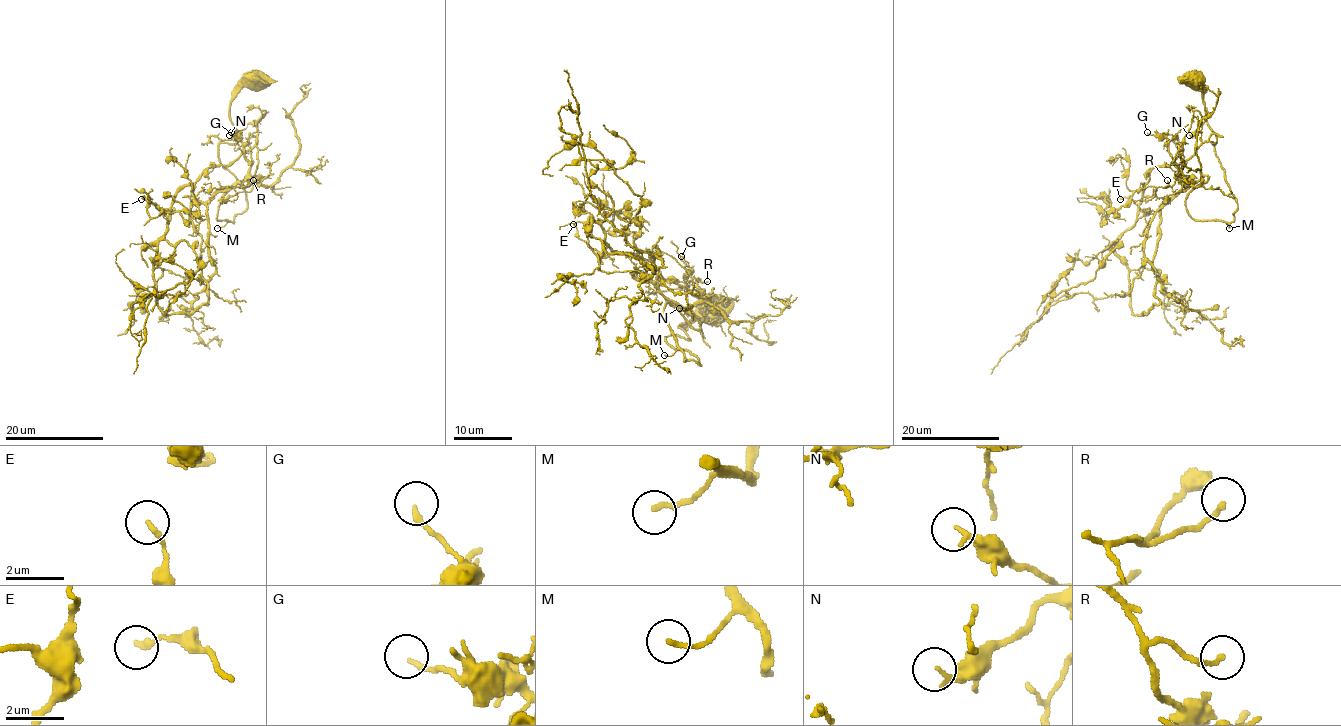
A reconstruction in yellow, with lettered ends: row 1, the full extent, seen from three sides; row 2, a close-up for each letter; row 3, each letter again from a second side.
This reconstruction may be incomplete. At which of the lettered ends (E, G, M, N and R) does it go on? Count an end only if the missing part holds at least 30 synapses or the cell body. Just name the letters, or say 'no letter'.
no letter

